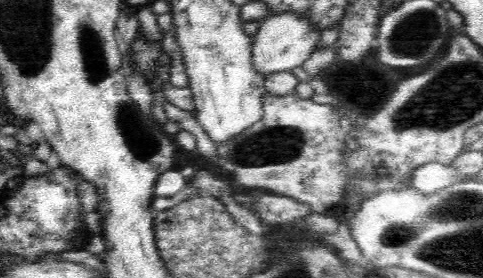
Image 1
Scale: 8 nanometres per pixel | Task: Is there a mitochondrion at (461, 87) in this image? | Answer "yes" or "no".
yes

